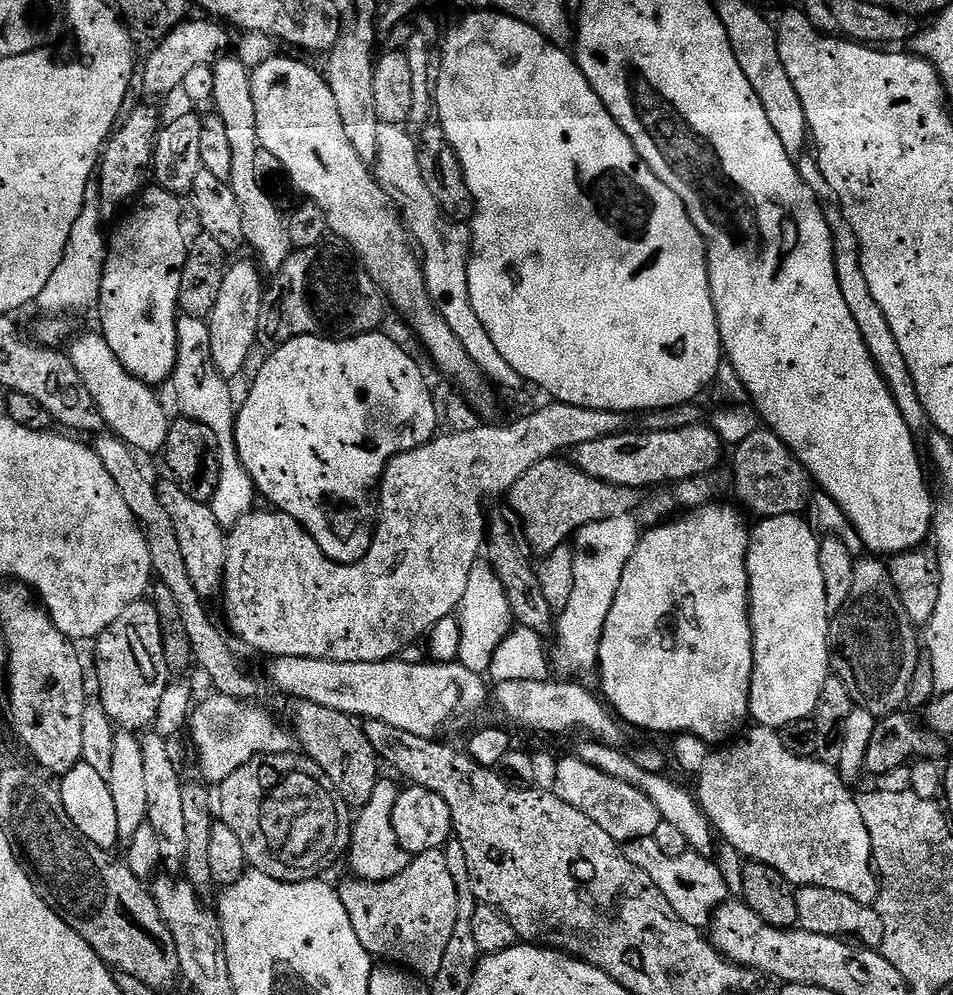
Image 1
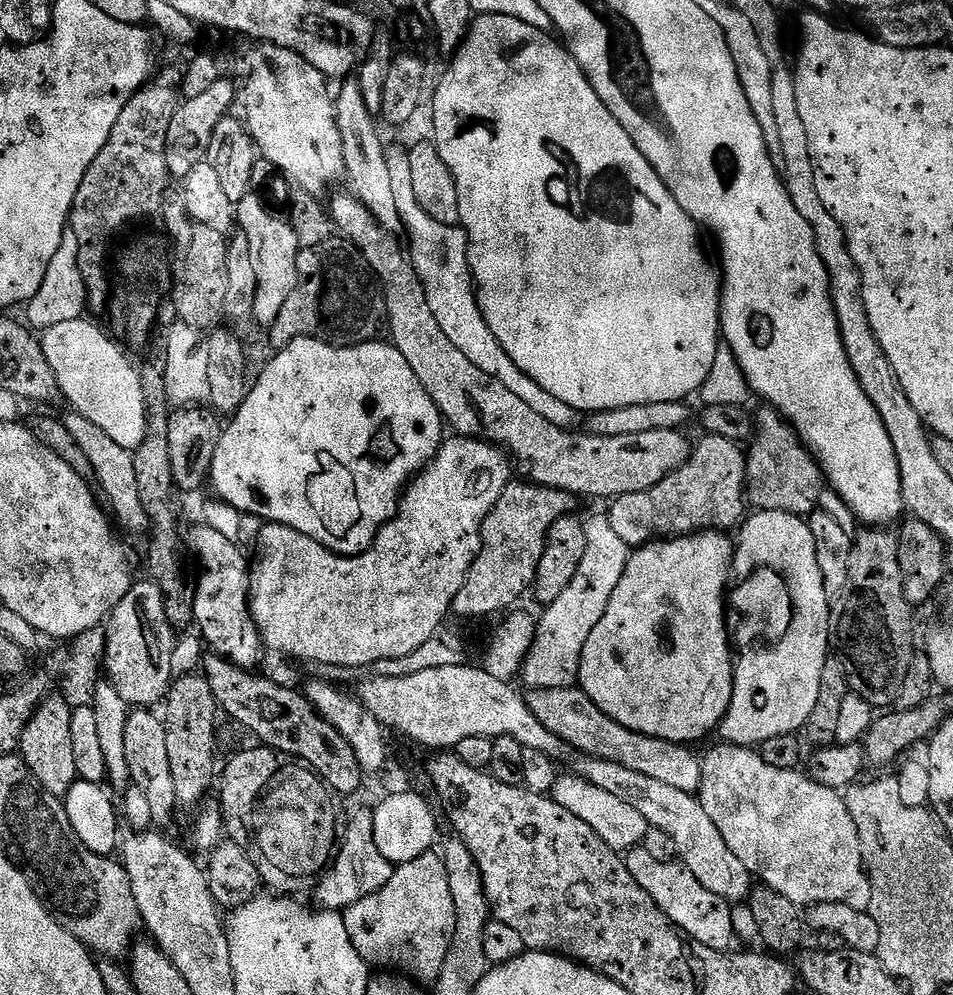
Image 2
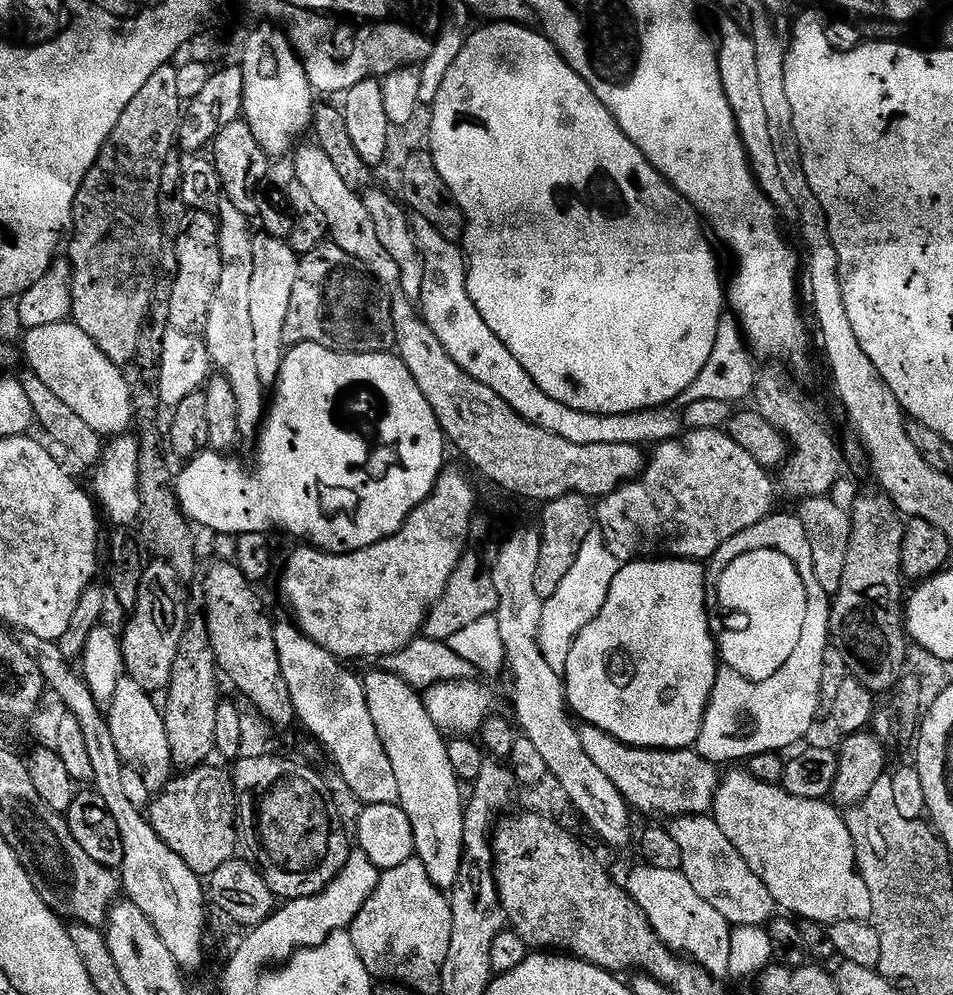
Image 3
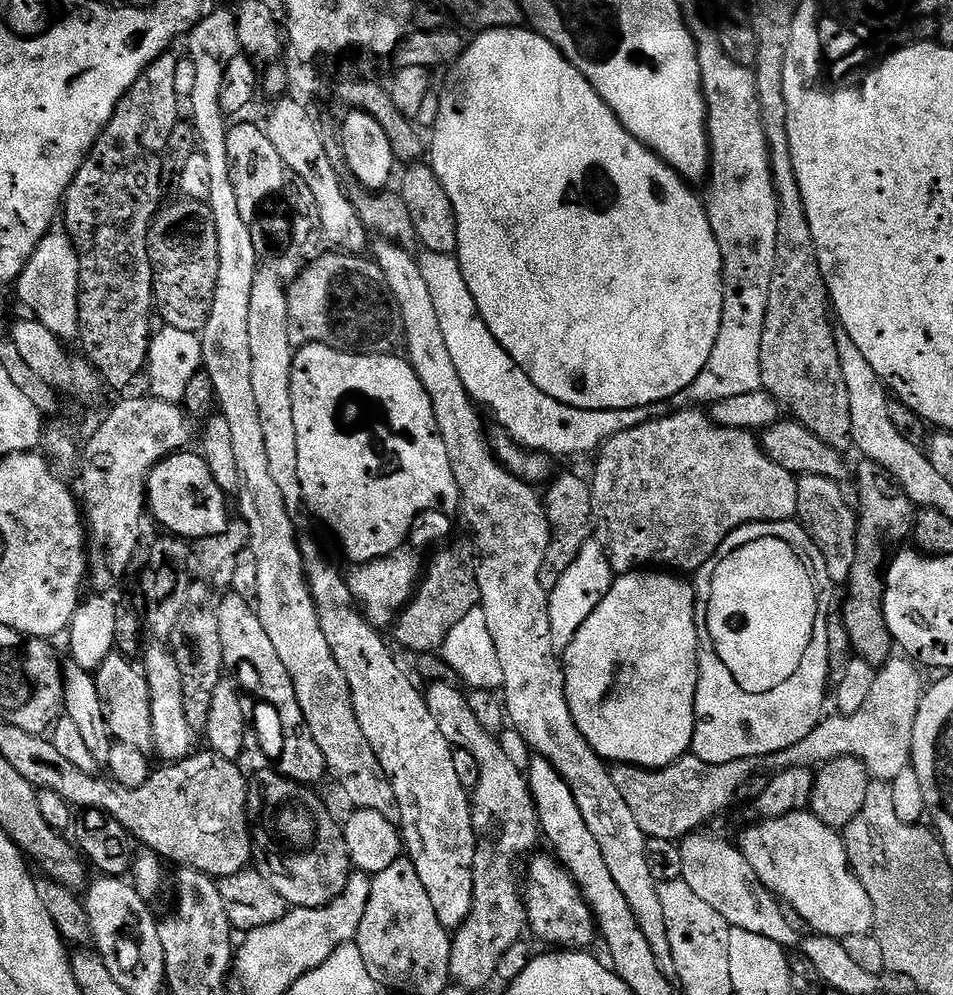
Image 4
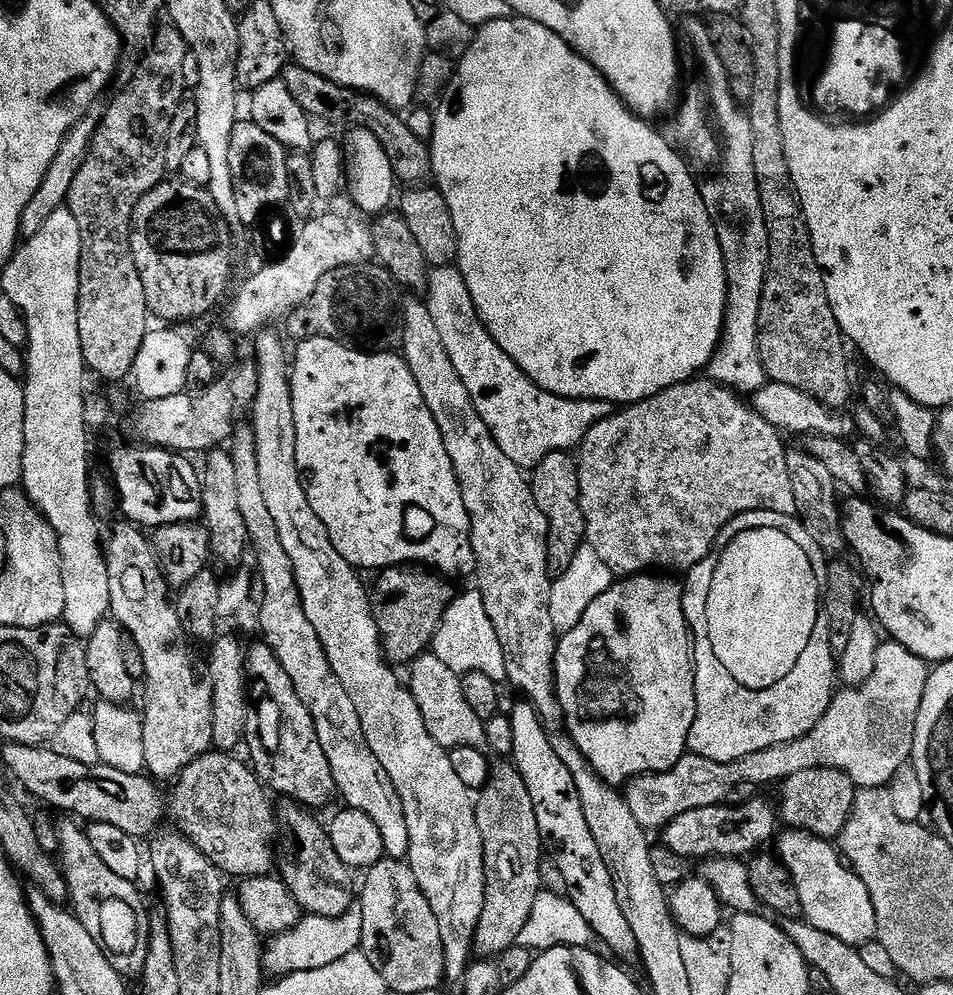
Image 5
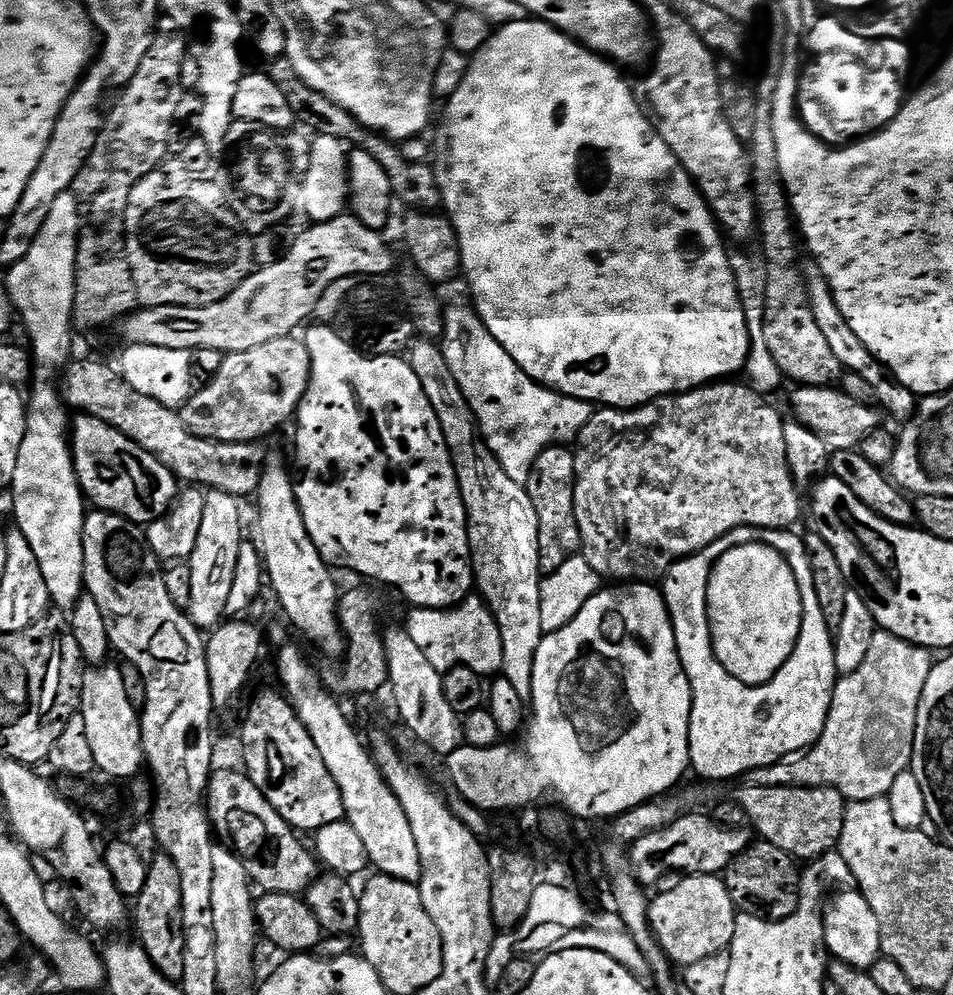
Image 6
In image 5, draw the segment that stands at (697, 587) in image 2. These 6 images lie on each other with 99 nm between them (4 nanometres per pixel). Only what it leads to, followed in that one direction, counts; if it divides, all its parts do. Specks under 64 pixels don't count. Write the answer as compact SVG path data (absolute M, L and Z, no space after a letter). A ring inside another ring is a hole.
M641 574L620 578L608 588L605 593L582 614L578 626L574 630L563 633L559 637L554 655L554 695L560 707L562 724L567 735L572 737L572 742L584 757L588 759L589 766L603 778L605 783L611 786L624 786L628 781L638 776L647 776L653 772L669 772L675 764L686 754L688 747L688 735L692 729L692 723L696 717L695 704L695 674L693 672L693 649L688 640L689 625L684 617L682 608L681 589L675 588L668 580L663 580L660 574Z

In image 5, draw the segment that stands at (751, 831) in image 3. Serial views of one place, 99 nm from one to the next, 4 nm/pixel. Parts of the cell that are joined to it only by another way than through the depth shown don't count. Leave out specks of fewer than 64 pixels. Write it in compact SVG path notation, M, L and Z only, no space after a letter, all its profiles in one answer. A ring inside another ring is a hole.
M784 830L775 844L775 855L798 890L800 910L810 926L853 946L876 940L876 911L874 902L870 902L870 890L866 890L866 882L845 863L833 841L811 836L803 830Z

